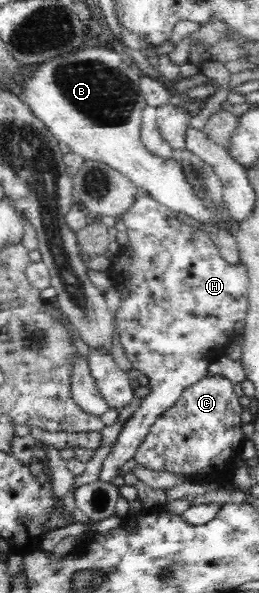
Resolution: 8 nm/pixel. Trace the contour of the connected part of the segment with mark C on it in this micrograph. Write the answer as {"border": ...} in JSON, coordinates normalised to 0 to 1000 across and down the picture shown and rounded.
{"border":[[[807,631],[737,649],[583,715],[579,728],[514,772],[568,791],[660,798],[664,803],[776,801],[792,794],[830,794],[838,801],[822,811],[838,811],[846,801],[876,798],[884,777],[915,771],[938,754],[938,686],[900,649],[900,642],[876,636]]]}

